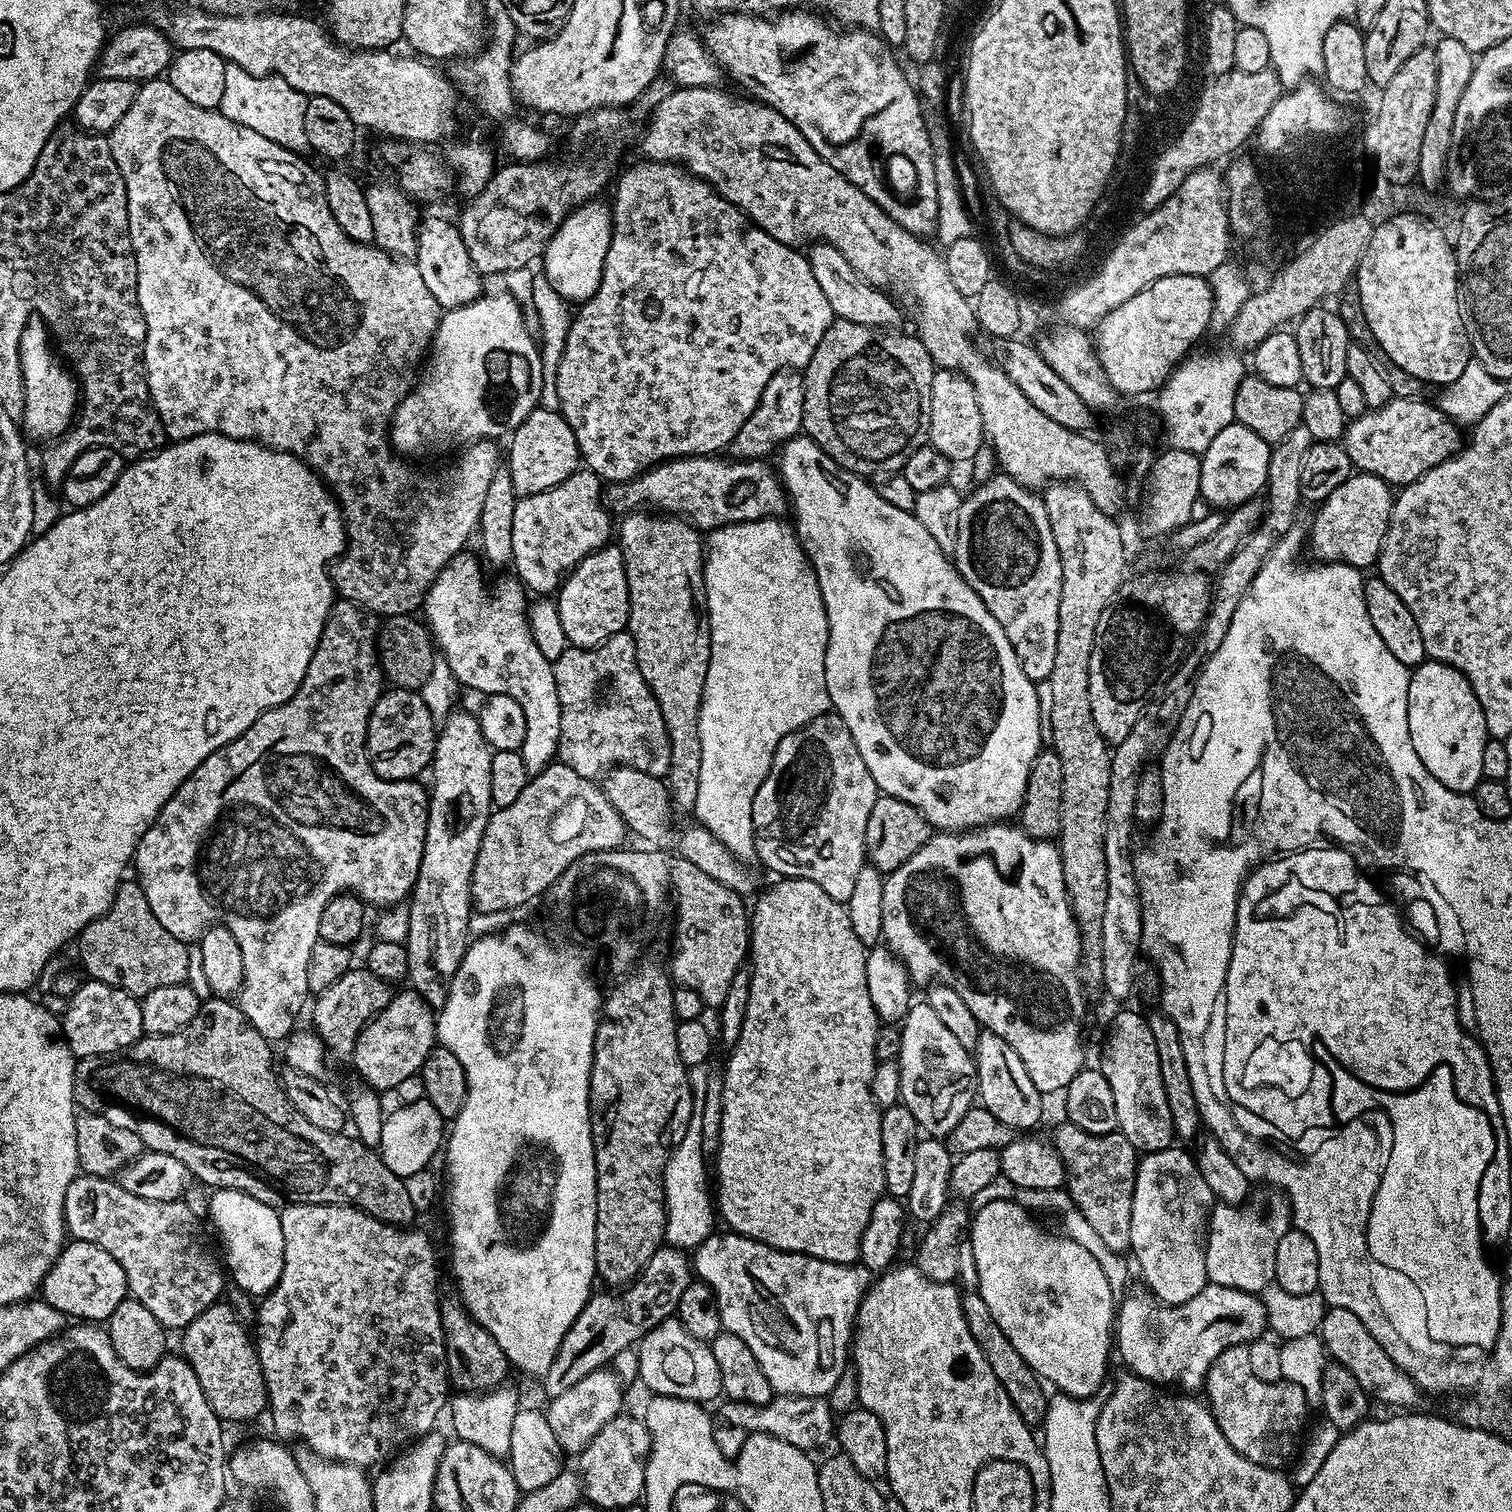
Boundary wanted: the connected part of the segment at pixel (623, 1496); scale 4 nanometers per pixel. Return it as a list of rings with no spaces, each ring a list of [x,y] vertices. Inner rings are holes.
[[[621,1414],[610,1418],[610,1422],[606,1422],[606,1426],[602,1426],[602,1430],[598,1430],[598,1434],[594,1434],[592,1441],[578,1454],[578,1475],[587,1503],[605,1510],[637,1503],[644,1495],[644,1479],[651,1449],[652,1439],[639,1415]]]

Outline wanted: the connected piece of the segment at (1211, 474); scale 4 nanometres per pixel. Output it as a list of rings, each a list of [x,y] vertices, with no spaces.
[[[1233,422],[1226,430],[1218,430],[1214,442],[1200,456],[1203,503],[1216,510],[1231,510],[1247,500],[1255,500],[1265,491],[1272,445],[1267,444],[1254,430]]]

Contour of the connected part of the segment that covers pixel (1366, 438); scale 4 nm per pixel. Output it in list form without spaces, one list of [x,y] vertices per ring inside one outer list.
[[[1393,398],[1380,408],[1349,419],[1342,443],[1353,469],[1374,474],[1393,486],[1403,486],[1455,456],[1462,447],[1460,431],[1461,425],[1435,403]]]

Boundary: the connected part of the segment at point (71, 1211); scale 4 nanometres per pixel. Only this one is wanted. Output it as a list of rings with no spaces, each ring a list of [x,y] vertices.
[[[78,1174],[66,1190],[64,1223],[67,1235],[72,1240],[90,1242],[106,1250],[106,1254],[110,1254],[110,1258],[122,1266],[131,1299],[142,1302],[142,1306],[146,1306],[146,1310],[158,1318],[165,1330],[187,1328],[190,1322],[194,1322],[194,1318],[198,1318],[198,1314],[217,1303],[225,1291],[226,1276],[217,1253],[215,1256],[204,1241],[204,1232],[200,1229],[201,1217],[190,1210],[183,1199],[154,1202],[150,1198],[138,1198],[138,1194],[130,1194],[130,1190],[122,1190],[115,1179]]]

